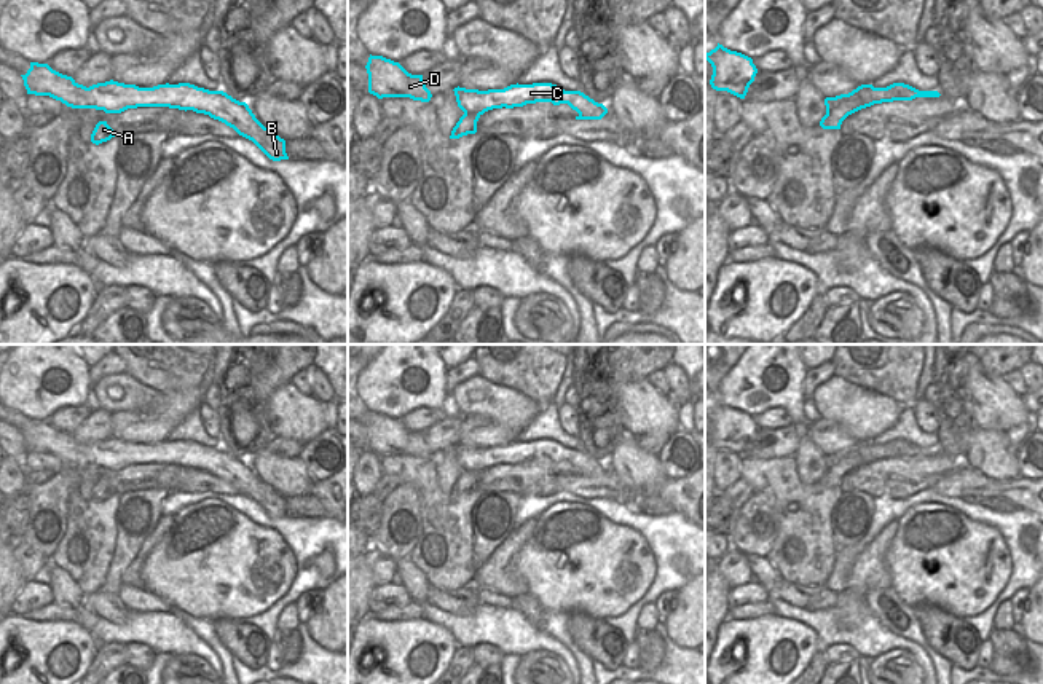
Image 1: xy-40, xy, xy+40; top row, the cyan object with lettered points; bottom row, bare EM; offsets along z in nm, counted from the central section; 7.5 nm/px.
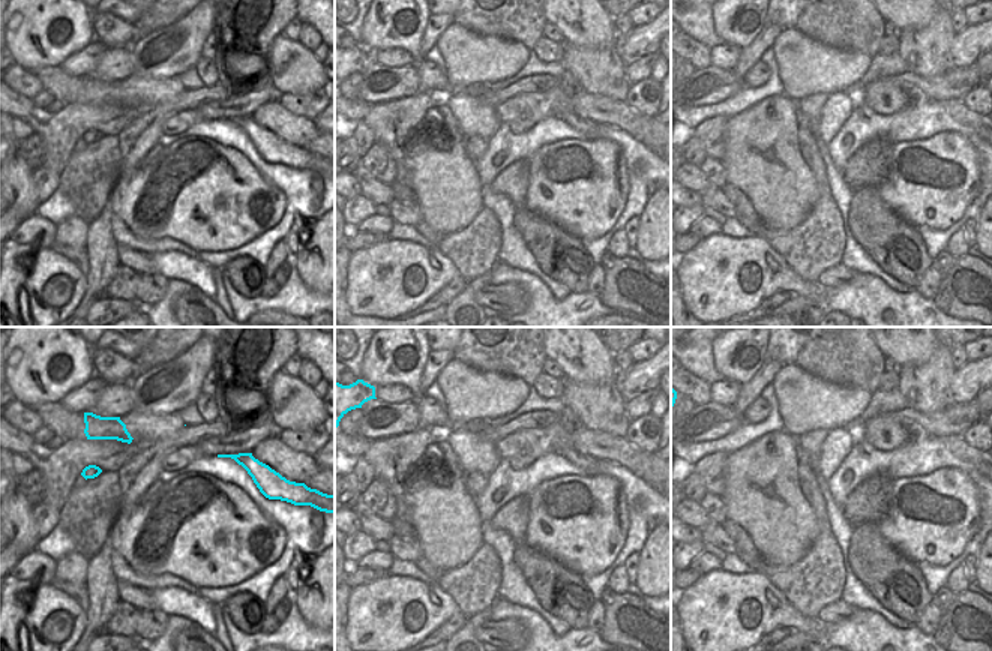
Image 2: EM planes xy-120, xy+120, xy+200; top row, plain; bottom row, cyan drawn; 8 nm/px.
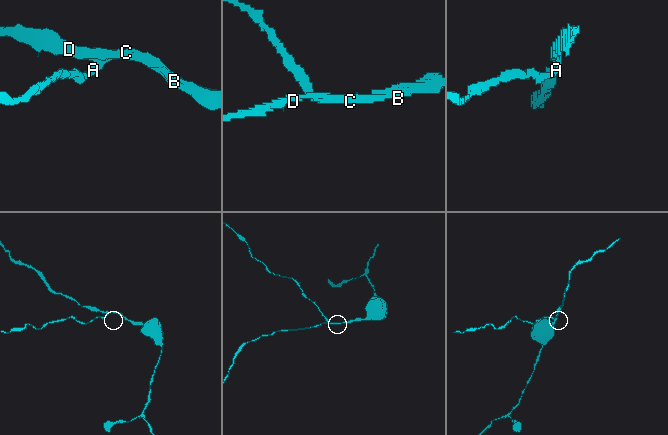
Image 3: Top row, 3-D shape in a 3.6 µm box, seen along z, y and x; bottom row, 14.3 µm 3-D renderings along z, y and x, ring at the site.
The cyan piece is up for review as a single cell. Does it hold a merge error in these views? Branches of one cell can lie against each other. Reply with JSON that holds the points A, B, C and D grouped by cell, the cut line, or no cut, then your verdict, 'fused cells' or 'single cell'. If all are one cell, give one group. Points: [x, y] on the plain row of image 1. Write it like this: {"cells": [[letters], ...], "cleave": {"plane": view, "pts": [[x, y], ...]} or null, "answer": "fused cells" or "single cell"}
{"cells": [["A"], ["B", "C", "D"]], "cleave": {"plane": "xy", "pts": [[464, 469], [476, 480]]}, "answer": "fused cells"}

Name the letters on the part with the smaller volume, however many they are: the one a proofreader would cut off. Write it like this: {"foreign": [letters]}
{"foreign": ["A"]}

